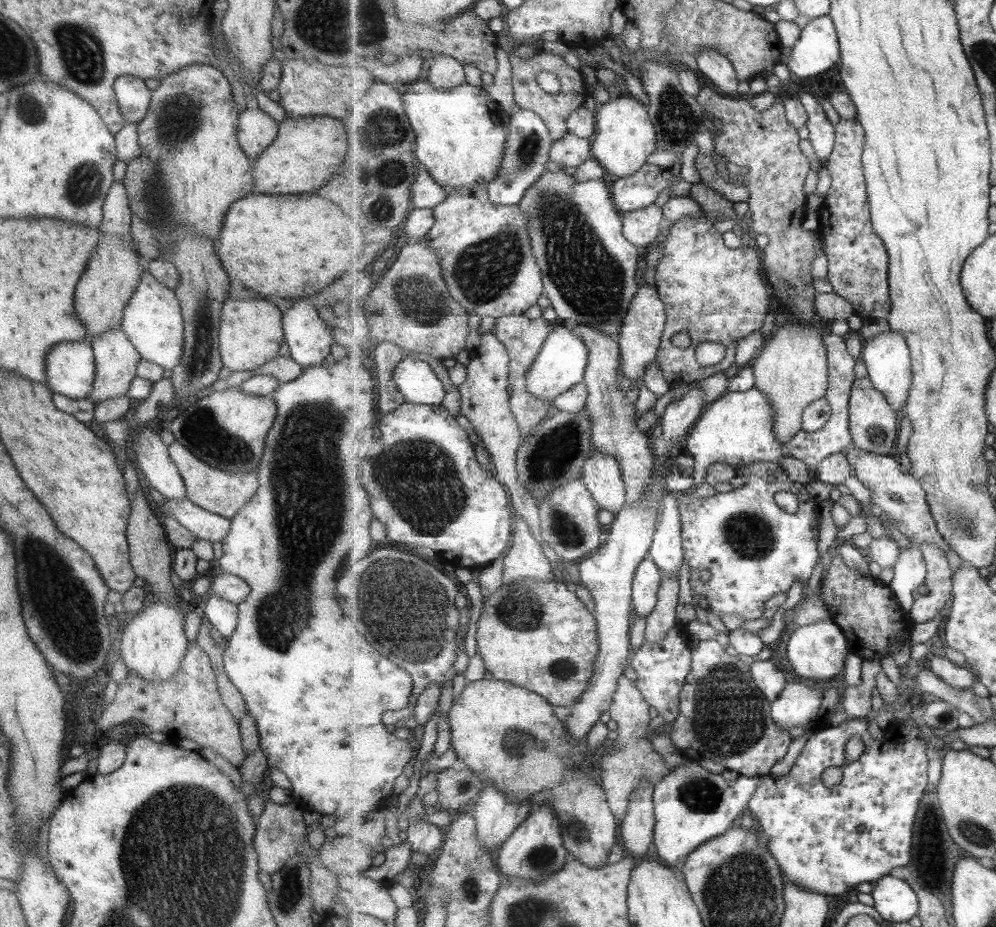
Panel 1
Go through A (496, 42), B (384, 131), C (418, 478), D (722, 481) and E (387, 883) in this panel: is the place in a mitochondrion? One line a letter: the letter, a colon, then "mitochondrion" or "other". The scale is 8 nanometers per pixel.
A: other
B: mitochondrion
C: mitochondrion
D: other
E: other

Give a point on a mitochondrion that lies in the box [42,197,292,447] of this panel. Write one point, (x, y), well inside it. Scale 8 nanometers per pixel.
(199, 364)

